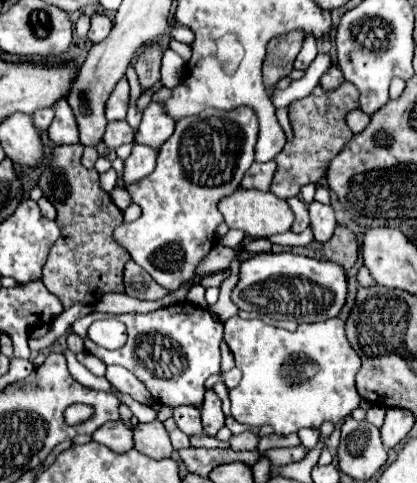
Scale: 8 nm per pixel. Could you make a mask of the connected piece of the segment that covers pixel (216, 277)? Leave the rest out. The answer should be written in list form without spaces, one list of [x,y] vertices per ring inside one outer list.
[[[224,270],[224,272],[216,272],[216,274],[208,274],[208,276],[204,276],[204,278],[200,280],[200,284],[202,284],[204,288],[220,286],[220,284],[226,280],[226,276],[228,276],[228,272],[226,272],[226,270]]]

